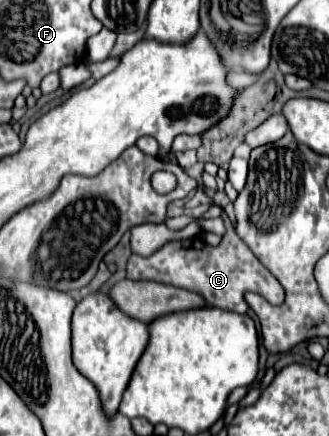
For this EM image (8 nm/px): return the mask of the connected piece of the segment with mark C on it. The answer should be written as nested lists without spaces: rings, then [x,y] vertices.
[[[221,213],[221,219],[225,223],[225,233],[221,237],[221,243],[217,247],[207,245],[203,239],[193,237],[185,241],[169,241],[161,249],[157,249],[149,257],[139,257],[131,255],[127,261],[127,277],[129,279],[145,279],[145,281],[157,281],[165,285],[175,285],[193,293],[201,293],[207,305],[221,307],[227,311],[235,313],[245,313],[247,303],[243,295],[247,291],[259,293],[265,297],[271,305],[281,305],[283,303],[283,287],[277,283],[277,279],[253,257],[249,247],[237,237],[231,219],[227,213]]]

